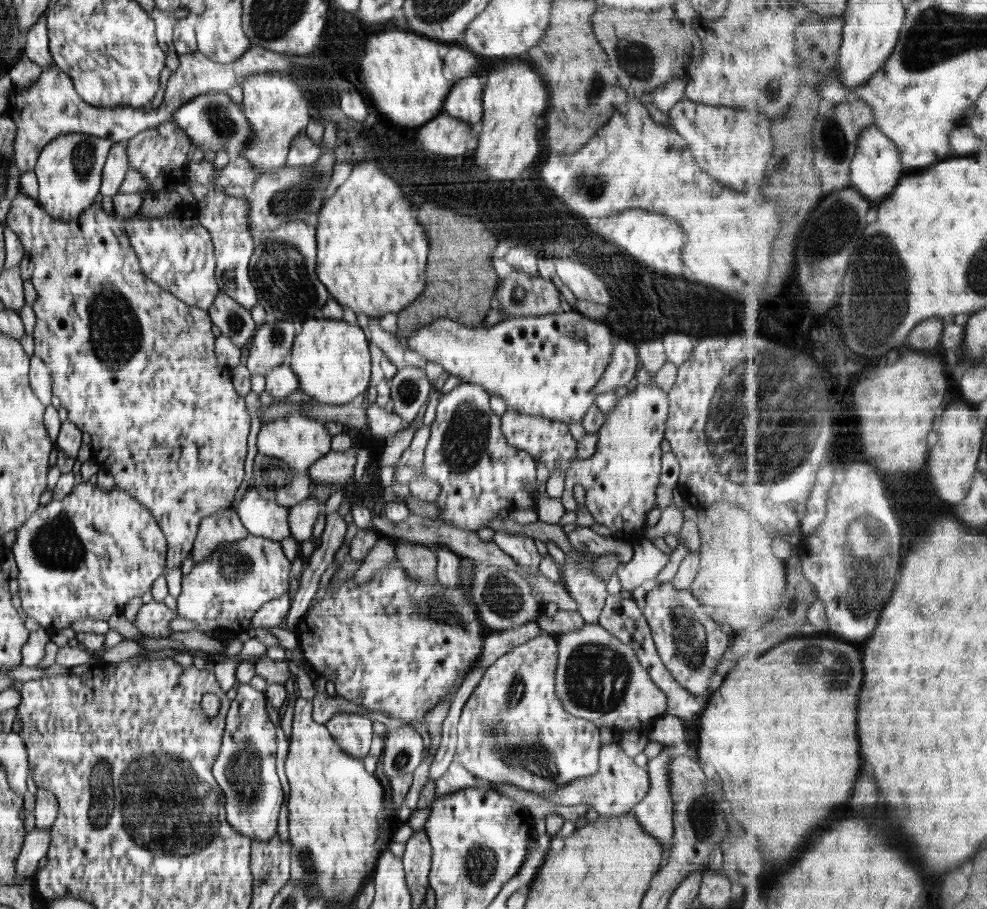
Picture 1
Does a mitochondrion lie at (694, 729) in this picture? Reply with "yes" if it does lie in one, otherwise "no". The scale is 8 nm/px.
no

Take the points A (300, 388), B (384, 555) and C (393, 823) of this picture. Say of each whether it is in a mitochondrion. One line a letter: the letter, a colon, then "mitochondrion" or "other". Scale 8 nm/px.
A: other
B: other
C: other

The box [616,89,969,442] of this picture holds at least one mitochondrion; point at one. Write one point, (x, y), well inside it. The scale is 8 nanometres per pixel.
(832, 136)

